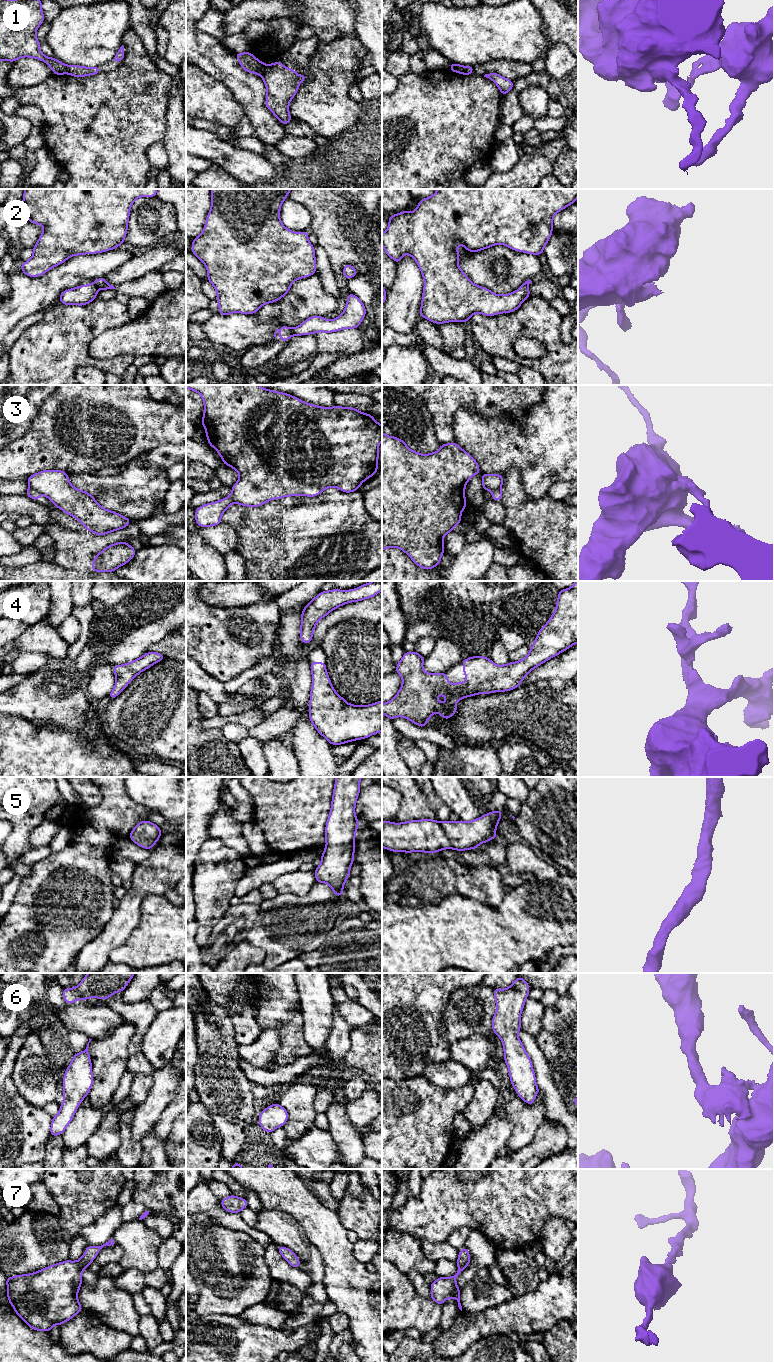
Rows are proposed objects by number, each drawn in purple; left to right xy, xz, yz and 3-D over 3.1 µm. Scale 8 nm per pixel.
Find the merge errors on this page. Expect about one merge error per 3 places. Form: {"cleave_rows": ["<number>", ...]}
{"cleave_rows": ["1", "2", "3"]}

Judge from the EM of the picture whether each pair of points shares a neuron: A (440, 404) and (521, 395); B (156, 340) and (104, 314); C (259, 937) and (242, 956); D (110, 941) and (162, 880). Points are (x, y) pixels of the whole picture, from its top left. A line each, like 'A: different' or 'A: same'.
A: same
B: different
C: different
D: same

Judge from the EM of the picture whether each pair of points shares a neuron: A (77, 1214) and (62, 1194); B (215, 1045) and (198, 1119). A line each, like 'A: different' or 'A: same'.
A: same
B: different

